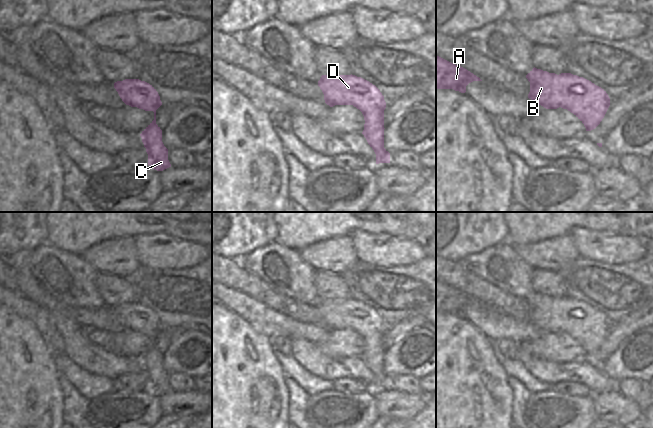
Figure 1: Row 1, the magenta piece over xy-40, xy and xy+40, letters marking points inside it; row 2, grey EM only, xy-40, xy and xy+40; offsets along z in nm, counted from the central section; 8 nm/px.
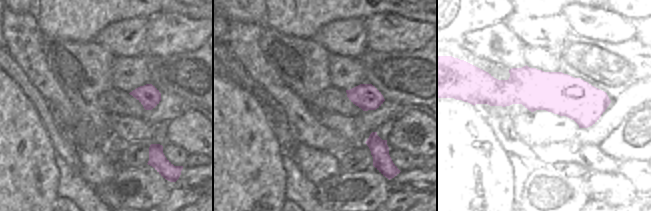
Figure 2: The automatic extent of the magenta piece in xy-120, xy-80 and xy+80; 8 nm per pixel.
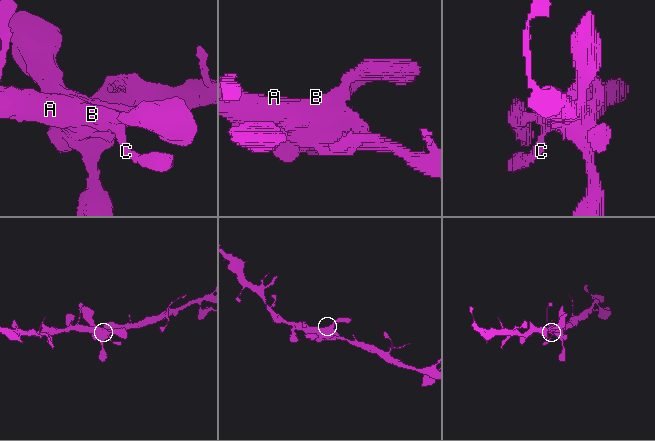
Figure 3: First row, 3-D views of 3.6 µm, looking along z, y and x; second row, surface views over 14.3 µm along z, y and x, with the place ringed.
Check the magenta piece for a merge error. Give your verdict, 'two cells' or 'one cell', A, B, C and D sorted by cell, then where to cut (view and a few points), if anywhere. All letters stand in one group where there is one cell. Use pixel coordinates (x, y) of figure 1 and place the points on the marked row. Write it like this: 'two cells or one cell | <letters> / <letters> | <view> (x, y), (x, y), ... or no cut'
one cell | A B C D | no cut

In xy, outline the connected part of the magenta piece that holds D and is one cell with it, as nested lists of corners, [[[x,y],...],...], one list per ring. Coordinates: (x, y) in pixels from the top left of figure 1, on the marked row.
[[[352,74],[335,77],[322,75],[318,81],[318,86],[324,94],[325,103],[330,107],[353,105],[362,112],[365,120],[362,134],[376,154],[376,164],[390,163],[390,153],[384,148],[384,110],[386,102],[380,90],[369,81]]]

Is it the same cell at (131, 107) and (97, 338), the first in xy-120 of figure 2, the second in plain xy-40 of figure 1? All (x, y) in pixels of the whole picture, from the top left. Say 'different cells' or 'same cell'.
different cells

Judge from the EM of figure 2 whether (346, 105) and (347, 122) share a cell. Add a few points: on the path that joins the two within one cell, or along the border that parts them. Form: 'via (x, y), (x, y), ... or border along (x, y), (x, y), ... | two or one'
border along (324, 110), (353, 117) | two

